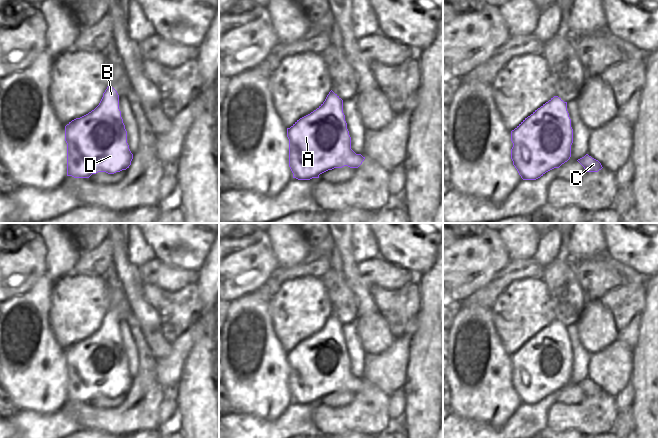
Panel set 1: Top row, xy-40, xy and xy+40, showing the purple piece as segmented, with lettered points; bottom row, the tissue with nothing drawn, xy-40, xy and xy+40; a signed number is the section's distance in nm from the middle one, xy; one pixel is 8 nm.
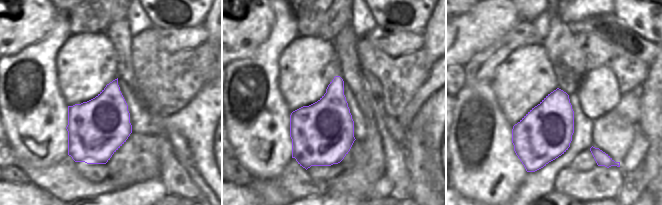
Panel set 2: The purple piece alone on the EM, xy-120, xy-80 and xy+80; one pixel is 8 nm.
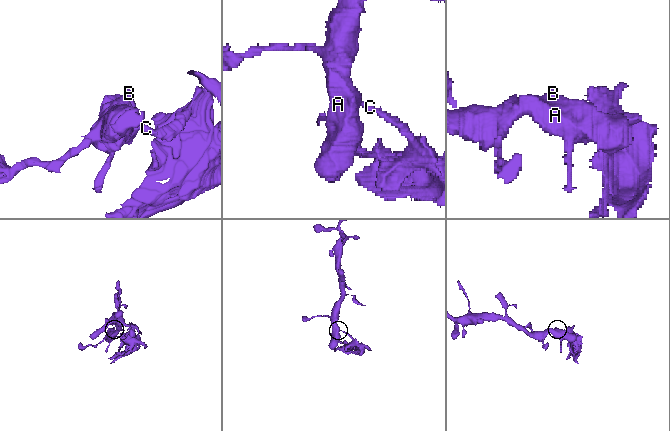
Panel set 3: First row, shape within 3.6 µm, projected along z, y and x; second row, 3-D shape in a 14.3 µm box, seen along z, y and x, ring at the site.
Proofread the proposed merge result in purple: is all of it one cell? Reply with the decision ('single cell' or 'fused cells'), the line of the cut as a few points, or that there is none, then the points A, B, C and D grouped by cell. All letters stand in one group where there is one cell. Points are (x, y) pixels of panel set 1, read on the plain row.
fused cells; cut in xy+40 along (584, 380), (581, 388); A B D / C

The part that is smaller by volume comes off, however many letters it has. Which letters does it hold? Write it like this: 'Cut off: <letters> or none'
Cut off: C

